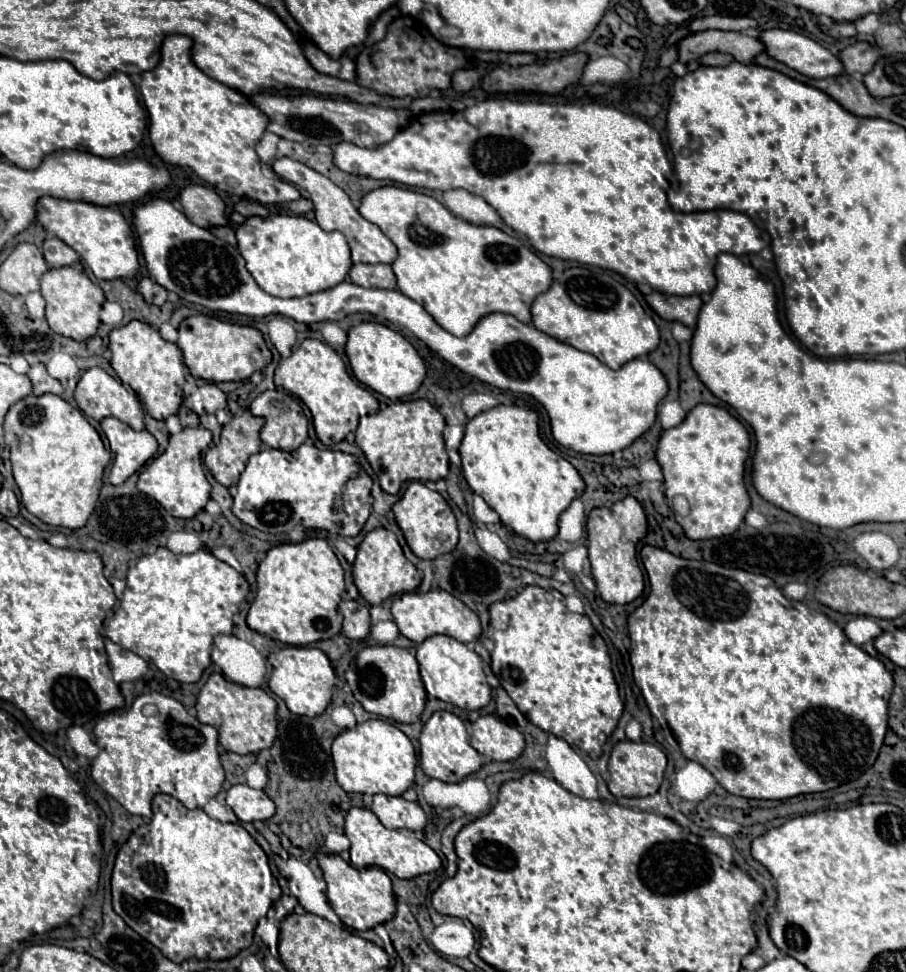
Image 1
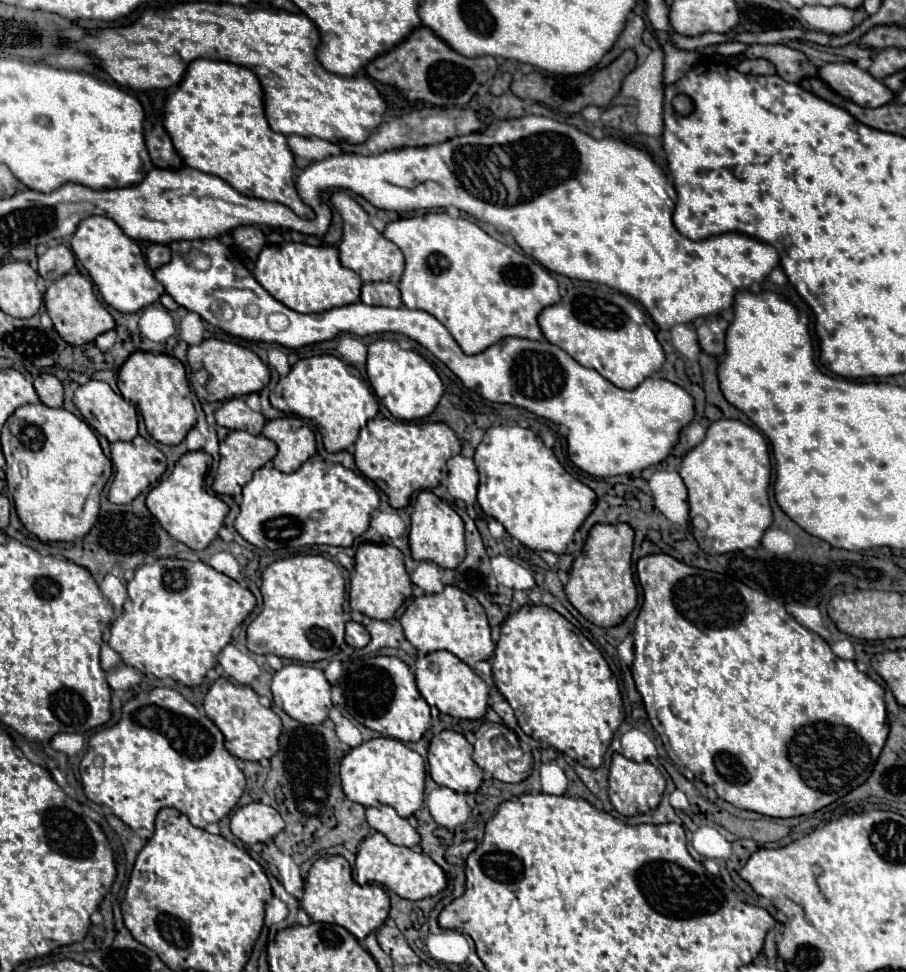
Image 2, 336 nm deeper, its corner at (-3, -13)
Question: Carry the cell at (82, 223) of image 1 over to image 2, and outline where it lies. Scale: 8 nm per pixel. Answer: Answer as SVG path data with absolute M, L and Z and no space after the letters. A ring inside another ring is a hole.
M89 216L85 218L77 232L71 238L71 248L79 262L89 272L93 284L97 286L105 304L119 312L139 312L145 306L151 306L165 292L163 284L159 284L153 272L147 268L141 248L123 234L123 230L107 216Z

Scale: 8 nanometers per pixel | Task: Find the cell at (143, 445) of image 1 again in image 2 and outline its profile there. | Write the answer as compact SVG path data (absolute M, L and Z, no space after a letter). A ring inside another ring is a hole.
M135 436L129 442L113 442L111 444L111 462L115 466L115 478L109 486L109 502L113 504L129 504L133 502L145 488L155 484L161 474L167 470L167 458L161 450L157 450L149 440L143 436Z

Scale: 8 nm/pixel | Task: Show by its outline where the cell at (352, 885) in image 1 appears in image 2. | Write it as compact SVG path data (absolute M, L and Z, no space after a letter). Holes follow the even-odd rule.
M325 856L325 858L315 860L315 864L311 866L307 874L301 908L307 912L311 922L339 924L347 928L357 940L363 940L367 934L375 932L387 920L389 898L380 885L361 886L353 882L349 862L343 856Z

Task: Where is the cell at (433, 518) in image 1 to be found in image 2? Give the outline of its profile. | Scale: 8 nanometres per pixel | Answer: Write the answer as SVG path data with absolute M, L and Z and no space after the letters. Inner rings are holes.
M423 490L417 494L411 512L411 530L409 530L411 556L423 562L435 562L441 568L457 568L465 558L465 538L463 538L463 520L461 516L433 492Z

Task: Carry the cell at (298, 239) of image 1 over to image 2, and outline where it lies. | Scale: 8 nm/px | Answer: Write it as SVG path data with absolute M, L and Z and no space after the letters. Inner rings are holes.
M281 244L265 246L255 262L255 280L279 302L295 312L313 314L331 308L359 302L363 280L341 266L339 250L333 246L307 246L307 244Z

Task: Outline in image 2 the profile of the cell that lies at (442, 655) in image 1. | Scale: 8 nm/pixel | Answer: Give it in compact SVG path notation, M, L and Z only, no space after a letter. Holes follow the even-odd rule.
M437 650L417 658L415 678L417 678L417 688L421 696L427 700L427 704L437 706L439 712L449 714L453 718L471 718L471 720L485 716L489 706L487 684L473 672L471 666L461 662L455 654L447 650Z

